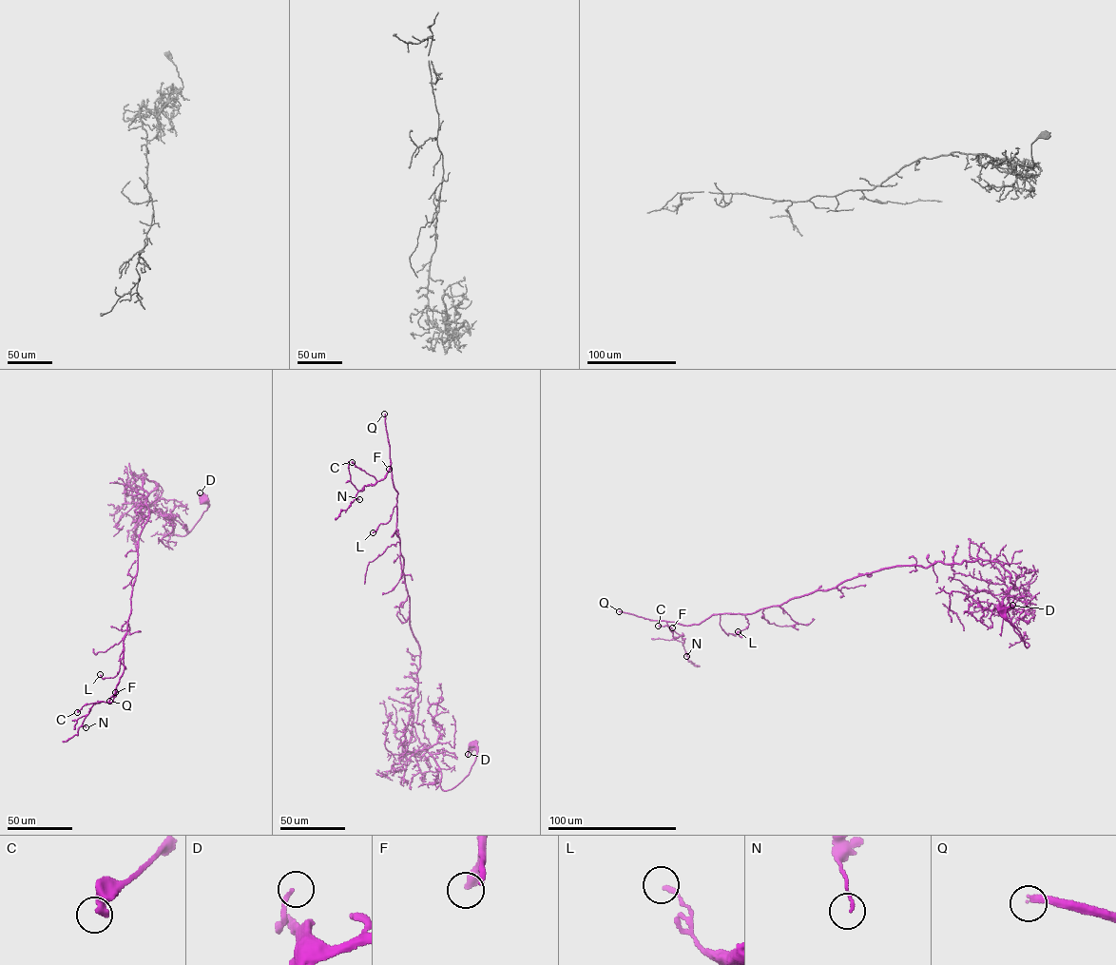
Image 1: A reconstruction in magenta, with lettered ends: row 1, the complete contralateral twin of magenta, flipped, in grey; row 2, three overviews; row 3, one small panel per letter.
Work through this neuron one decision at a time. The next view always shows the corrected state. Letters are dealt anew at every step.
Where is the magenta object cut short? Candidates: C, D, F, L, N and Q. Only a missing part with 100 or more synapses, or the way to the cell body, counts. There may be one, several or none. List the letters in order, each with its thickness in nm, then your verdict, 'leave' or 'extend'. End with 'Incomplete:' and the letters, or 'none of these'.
C: calibre 480 nm; leave
D: calibre 160 nm; leave
F: calibre 400 nm; leave
L: calibre 190 nm; leave
N: calibre 100 nm; leave
Q: calibre 240 nm; extend
Incomplete: Q

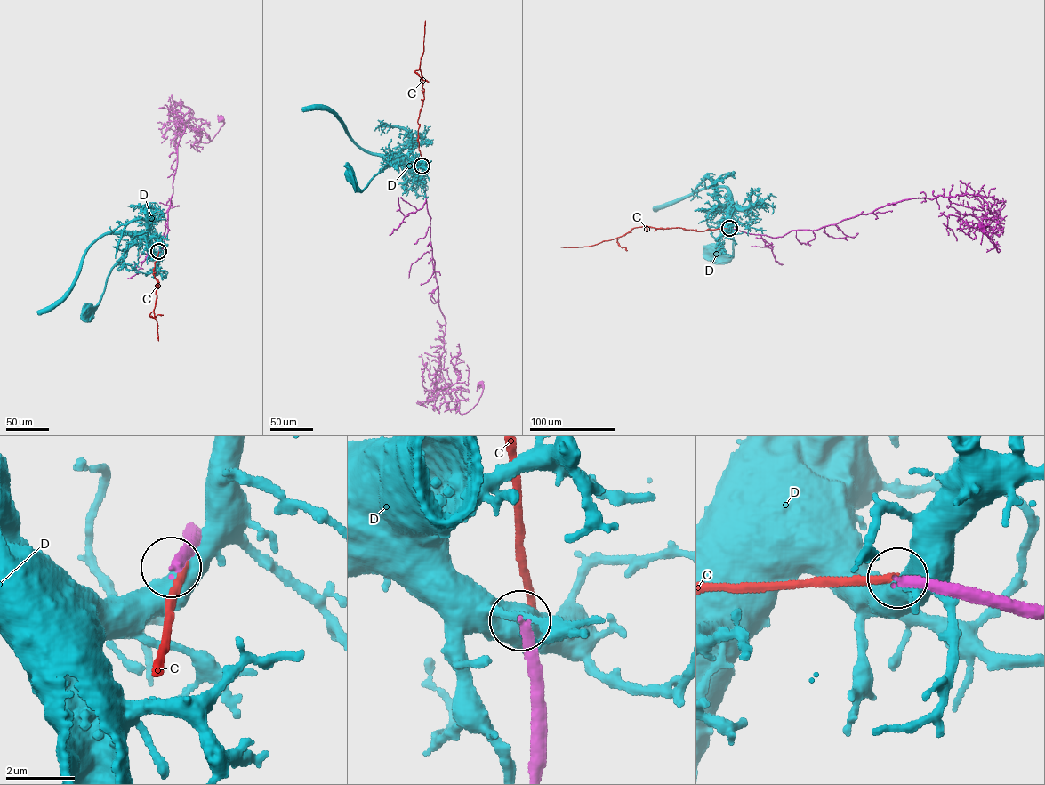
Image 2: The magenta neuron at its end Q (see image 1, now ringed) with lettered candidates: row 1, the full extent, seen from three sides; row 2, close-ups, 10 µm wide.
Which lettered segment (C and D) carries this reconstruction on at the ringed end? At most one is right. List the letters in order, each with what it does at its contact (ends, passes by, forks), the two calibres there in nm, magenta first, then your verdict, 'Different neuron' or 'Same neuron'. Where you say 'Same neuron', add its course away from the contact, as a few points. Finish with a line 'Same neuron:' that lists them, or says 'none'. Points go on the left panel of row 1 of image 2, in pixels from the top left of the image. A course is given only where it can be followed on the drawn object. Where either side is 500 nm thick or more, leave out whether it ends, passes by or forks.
C: It ends there. Thickness 360 nm (magenta) against 220 nm. Different neuron
D: Thickness 400 nm (magenta) against 550 nm. Different neuron
Same neuron: none

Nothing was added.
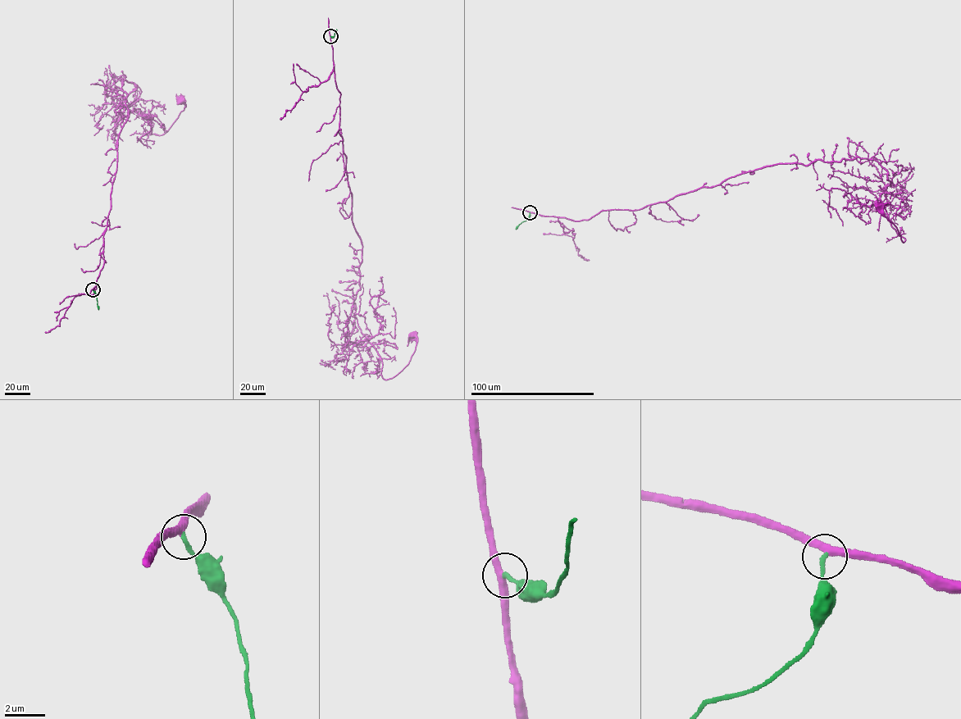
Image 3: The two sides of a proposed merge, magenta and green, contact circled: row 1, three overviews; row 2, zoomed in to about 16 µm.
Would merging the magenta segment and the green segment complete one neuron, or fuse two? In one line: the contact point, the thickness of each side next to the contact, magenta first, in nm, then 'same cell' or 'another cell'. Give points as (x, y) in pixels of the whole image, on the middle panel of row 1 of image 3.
at (330, 36); 340 nm thick on the magenta side, 220 nm on the other; same cell

